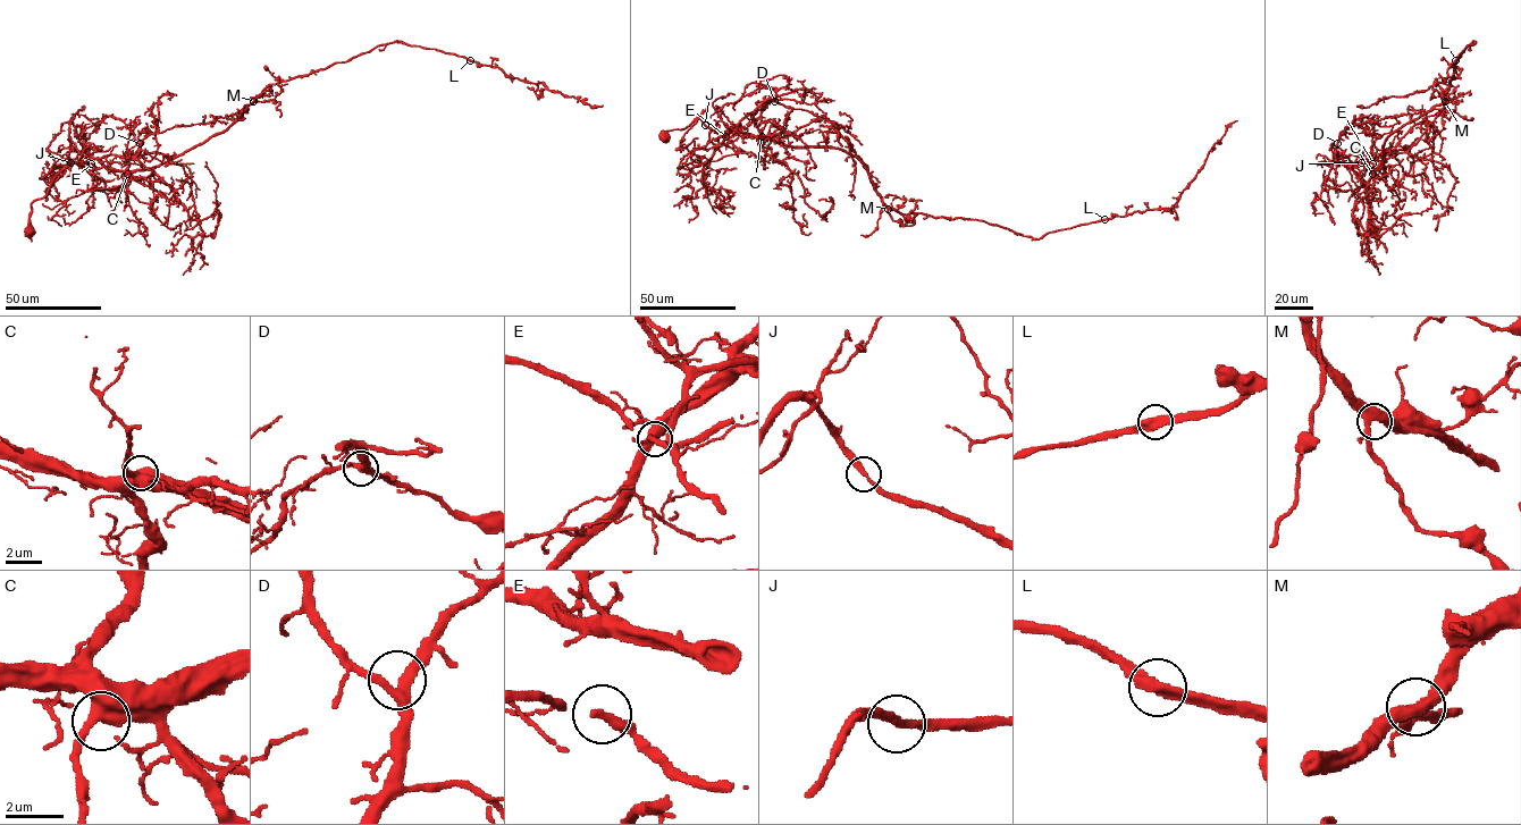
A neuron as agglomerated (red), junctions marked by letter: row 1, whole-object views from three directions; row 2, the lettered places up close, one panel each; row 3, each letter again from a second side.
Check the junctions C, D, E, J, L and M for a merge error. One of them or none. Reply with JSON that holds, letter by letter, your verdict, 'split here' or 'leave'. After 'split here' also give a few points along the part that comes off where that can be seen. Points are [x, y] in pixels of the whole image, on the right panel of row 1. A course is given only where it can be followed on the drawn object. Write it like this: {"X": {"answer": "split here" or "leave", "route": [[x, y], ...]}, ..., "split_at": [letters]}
{"C": {"answer": "leave"}, "D": {"answer": "leave"}, "E": {"answer": "leave"}, "J": {"answer": "leave"}, "L": {"answer": "leave"}, "M": {"answer": "leave"}, "split_at": []}

